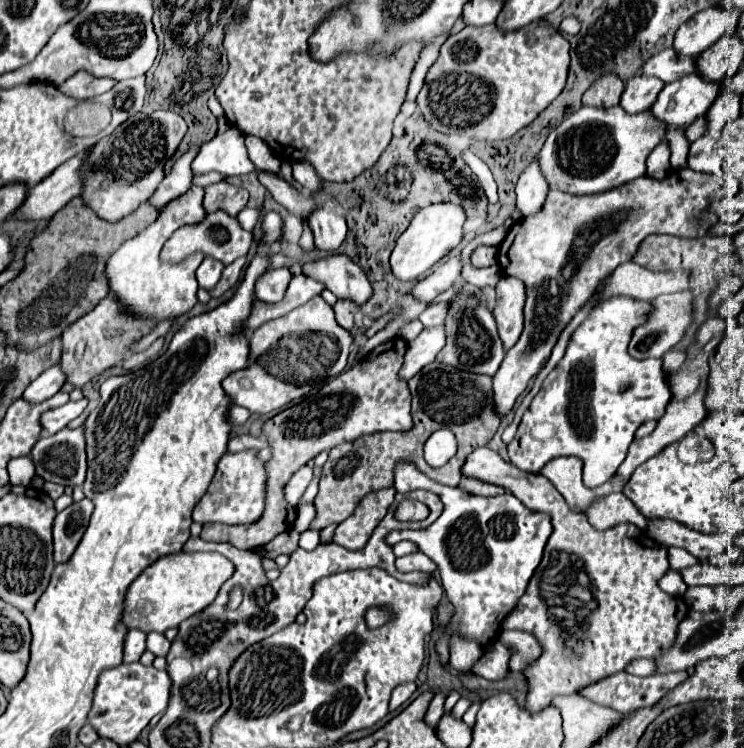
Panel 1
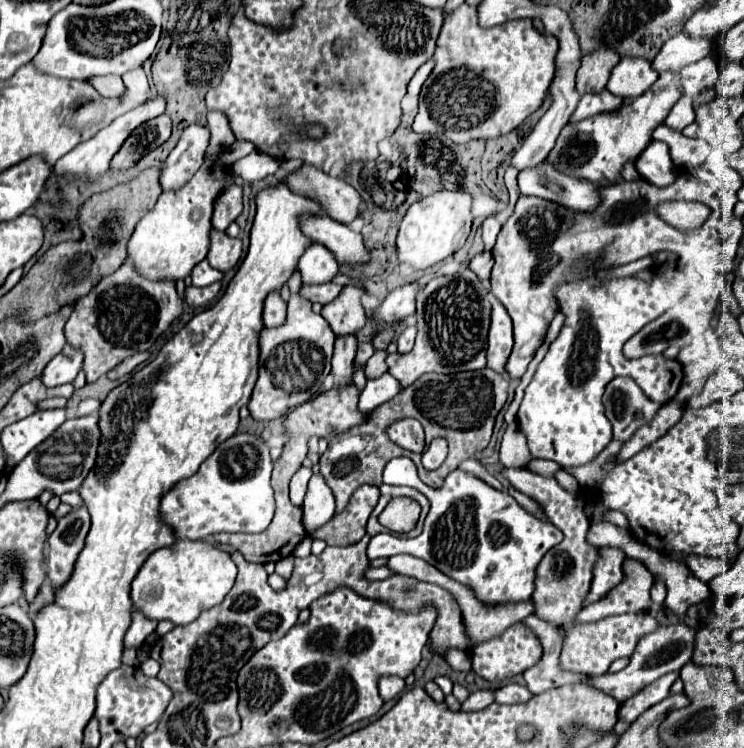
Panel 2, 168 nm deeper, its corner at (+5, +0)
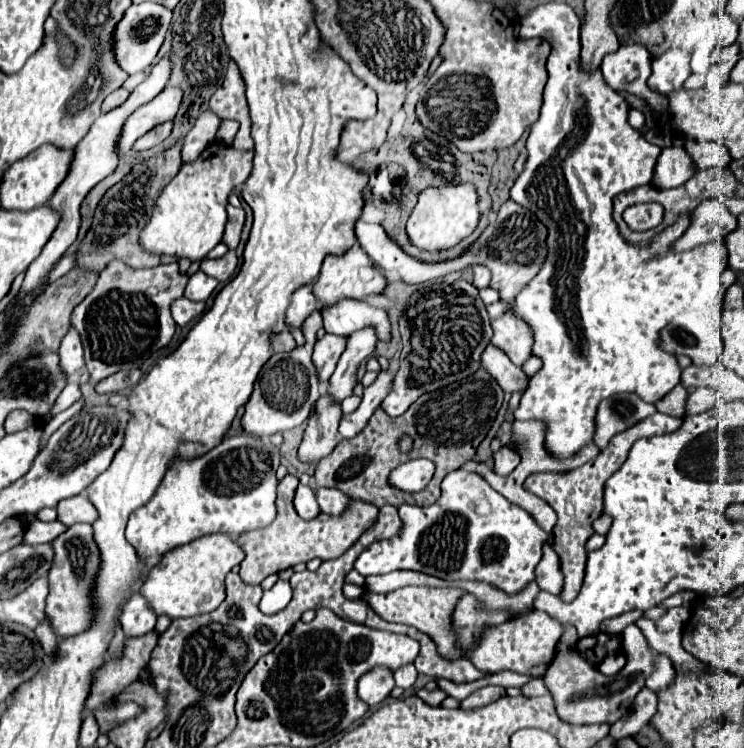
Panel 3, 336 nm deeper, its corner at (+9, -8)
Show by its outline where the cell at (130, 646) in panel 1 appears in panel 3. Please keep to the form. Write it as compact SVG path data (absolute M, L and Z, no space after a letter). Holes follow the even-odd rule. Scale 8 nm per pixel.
M135 592L129 600L129 604L125 604L125 608L123 608L121 628L127 638L139 638L155 628L155 620L157 620L157 616L153 616L145 598L139 592Z

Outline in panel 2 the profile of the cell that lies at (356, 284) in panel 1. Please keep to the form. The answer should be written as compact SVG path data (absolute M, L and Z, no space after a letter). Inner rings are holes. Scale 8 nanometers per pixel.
M345 286L337 300L323 306L323 316L337 338L357 334L365 326L367 316L361 304L363 294L365 292L355 286Z

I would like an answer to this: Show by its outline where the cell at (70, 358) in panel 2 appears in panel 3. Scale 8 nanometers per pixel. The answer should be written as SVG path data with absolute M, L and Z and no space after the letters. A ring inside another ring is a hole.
M73 328L67 332L67 336L61 342L59 348L59 368L65 374L65 378L73 376L79 368L83 368L83 348L81 348L81 340L77 336L77 332L73 332Z

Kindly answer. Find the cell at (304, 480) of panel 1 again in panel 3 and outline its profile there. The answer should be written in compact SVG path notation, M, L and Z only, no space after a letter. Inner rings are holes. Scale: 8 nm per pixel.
M299 484L297 486L295 498L293 498L293 506L295 506L295 512L305 520L315 518L319 514L319 508L317 508L317 502L315 502L315 494L313 494L313 488L309 484Z

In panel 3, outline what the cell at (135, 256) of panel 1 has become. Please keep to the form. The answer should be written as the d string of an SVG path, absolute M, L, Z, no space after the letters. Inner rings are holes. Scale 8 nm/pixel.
M219 142L205 148L205 152L201 152L201 156L197 158L197 162L185 164L179 170L179 174L167 184L167 188L163 188L161 196L153 206L153 216L149 224L139 234L139 246L145 252L157 254L157 256L175 256L179 260L187 258L189 262L201 262L221 242L223 228L227 222L227 212L225 212L227 198L237 184L245 183L251 170L253 170L253 152L237 152L235 148Z

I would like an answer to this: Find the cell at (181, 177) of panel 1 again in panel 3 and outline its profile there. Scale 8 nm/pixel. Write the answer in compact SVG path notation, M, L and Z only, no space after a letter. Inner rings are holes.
M203 112L195 126L189 130L189 134L183 138L181 142L181 164L189 164L195 162L197 156L211 144L211 140L215 138L215 132L219 128L221 118L217 118L213 112Z

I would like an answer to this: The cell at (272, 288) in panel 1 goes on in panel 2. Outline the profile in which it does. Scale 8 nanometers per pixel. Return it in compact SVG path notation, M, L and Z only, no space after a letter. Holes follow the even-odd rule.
M279 292L269 294L269 298L265 300L265 310L263 310L265 328L275 328L279 324L285 324L285 316L287 316L287 304L281 300Z

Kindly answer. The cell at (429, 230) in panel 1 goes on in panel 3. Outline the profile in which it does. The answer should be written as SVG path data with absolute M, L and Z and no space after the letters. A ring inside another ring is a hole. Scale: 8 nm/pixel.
M447 184L439 188L427 188L419 194L419 202L407 220L407 236L413 246L425 252L447 252L463 238L471 236L479 222L477 192L473 184Z

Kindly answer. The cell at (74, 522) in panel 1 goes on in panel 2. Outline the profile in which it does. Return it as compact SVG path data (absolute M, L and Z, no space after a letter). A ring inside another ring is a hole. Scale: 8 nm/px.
M85 506L71 510L57 522L55 532L49 536L47 576L53 588L61 588L73 574L77 556L89 532L89 512Z

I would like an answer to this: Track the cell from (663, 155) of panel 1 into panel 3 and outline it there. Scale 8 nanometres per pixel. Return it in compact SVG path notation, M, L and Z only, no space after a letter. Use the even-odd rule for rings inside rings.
M663 148L657 158L655 174L651 184L657 188L675 188L687 182L695 173L696 168L683 148Z

